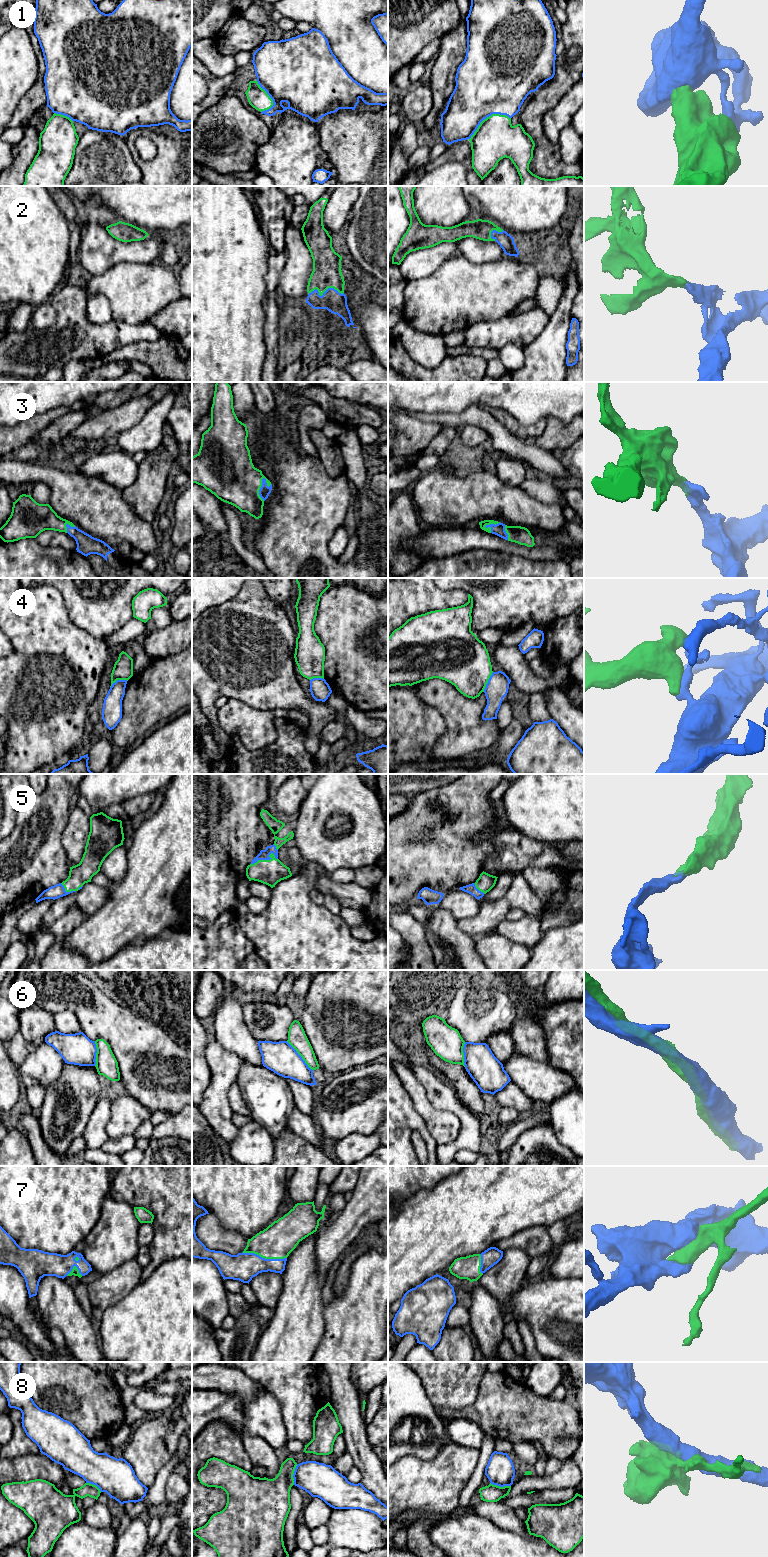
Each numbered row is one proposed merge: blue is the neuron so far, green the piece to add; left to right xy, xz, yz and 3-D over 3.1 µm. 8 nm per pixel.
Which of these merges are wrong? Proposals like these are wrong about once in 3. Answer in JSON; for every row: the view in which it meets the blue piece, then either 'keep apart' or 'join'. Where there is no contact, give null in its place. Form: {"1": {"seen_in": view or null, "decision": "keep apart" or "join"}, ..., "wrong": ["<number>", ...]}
{"1": {"seen_in": "yz", "decision": "join"}, "2": {"seen_in": "xz", "decision": "join"}, "3": {"seen_in": "xz", "decision": "join"}, "4": {"seen_in": "yz", "decision": "keep apart"}, "5": {"seen_in": "xz", "decision": "join"}, "6": {"seen_in": "xz", "decision": "join"}, "7": {"seen_in": "xz", "decision": "join"}, "8": {"seen_in": "xz", "decision": "keep apart"}, "wrong": ["4", "8"]}

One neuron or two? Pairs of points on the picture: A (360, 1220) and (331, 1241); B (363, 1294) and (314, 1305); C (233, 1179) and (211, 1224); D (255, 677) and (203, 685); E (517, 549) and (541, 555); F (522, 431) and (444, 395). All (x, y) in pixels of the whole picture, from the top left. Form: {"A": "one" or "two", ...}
{"A": "one", "B": "two", "C": "two", "D": "one", "E": "one", "F": "two"}

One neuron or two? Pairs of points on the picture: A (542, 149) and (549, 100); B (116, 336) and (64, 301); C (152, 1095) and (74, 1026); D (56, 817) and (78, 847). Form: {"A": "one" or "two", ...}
{"A": "one", "B": "one", "C": "two", "D": "two"}

